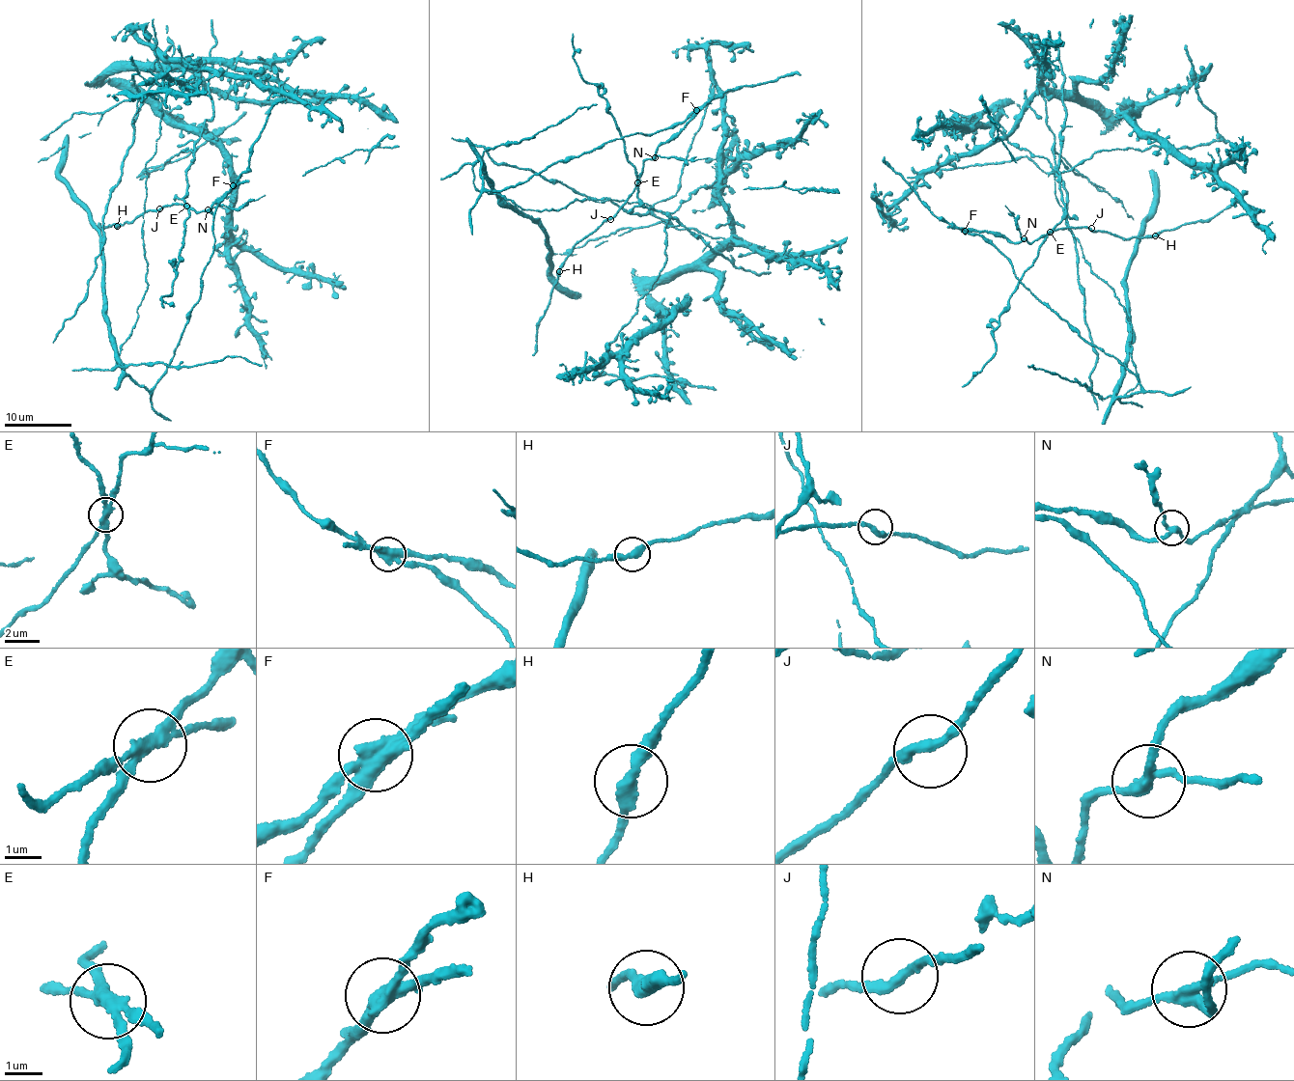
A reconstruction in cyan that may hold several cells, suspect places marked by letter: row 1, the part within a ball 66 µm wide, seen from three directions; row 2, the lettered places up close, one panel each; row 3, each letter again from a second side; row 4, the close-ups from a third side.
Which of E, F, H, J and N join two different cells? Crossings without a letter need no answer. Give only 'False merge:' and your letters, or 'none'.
False merge: E, F, N

